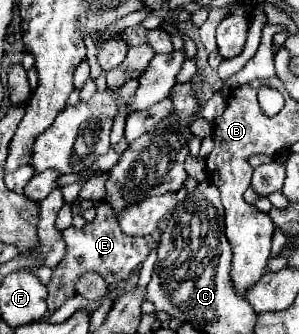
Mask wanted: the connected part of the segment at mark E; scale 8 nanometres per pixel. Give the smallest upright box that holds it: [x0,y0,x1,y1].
[48,202,158,312]

